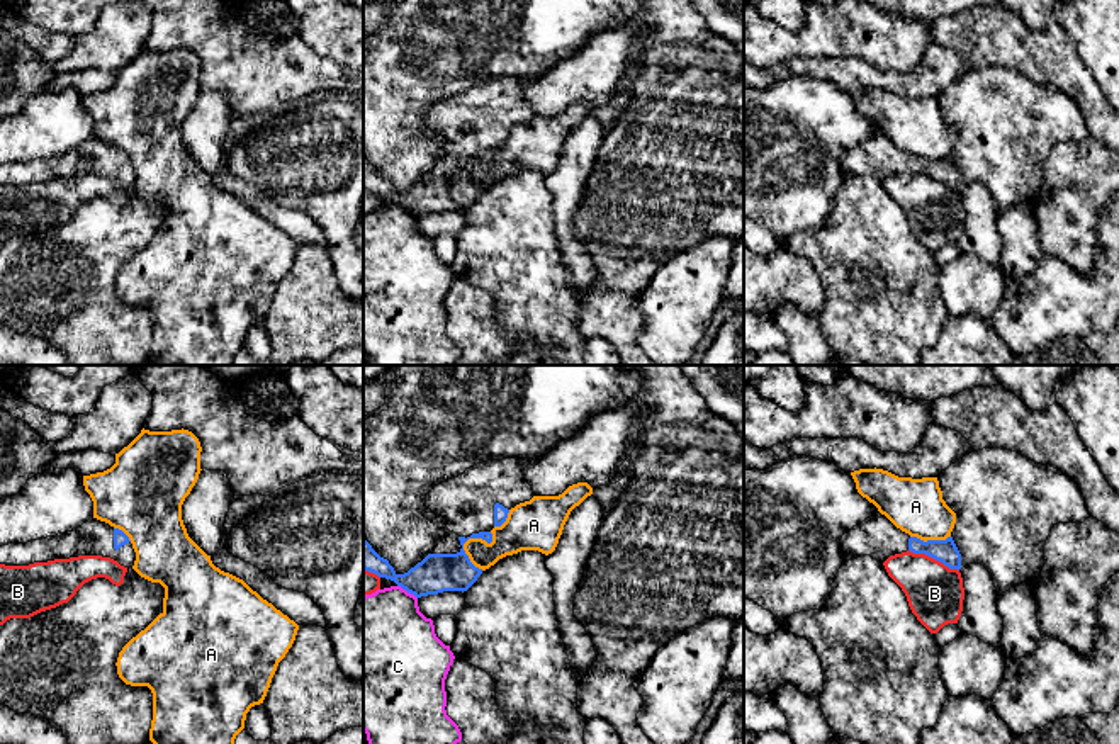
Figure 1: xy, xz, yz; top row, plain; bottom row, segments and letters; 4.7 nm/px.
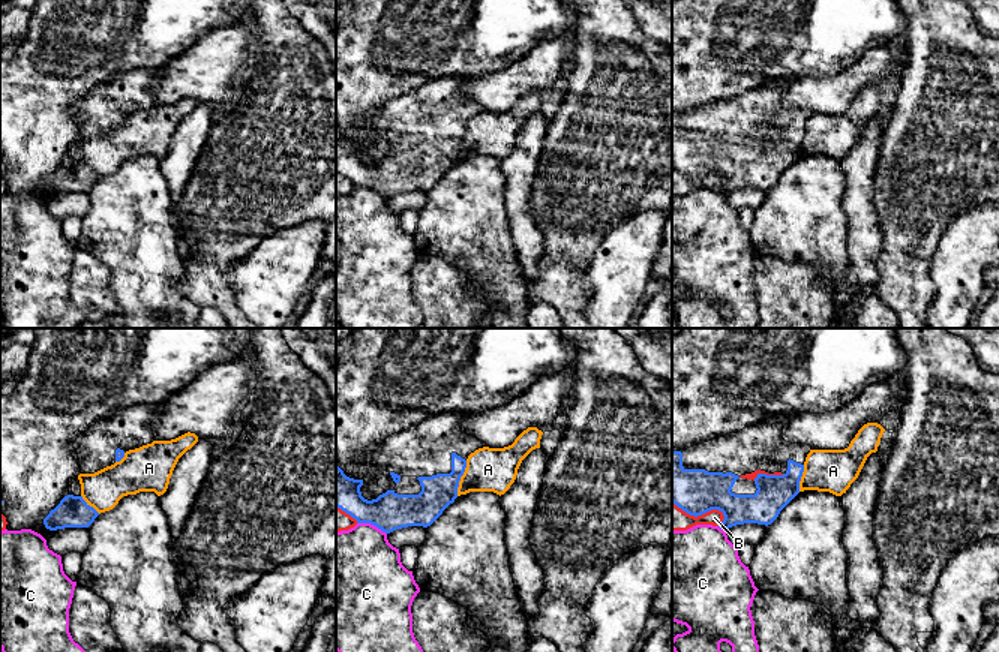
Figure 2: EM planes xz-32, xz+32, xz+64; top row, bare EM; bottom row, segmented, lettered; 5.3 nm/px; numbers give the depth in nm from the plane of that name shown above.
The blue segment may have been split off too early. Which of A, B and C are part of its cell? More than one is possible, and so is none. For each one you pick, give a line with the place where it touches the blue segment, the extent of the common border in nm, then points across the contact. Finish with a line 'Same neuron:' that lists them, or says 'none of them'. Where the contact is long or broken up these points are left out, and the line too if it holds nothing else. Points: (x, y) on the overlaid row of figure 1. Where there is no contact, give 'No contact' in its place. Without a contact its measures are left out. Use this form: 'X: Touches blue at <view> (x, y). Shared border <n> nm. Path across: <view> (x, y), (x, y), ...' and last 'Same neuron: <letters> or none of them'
Same neuron: none of them

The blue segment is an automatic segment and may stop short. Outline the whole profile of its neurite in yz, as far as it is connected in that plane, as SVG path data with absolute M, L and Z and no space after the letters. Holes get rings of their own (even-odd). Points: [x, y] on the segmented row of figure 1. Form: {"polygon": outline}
{"polygon": "M874 511L868 520L846 532L841 538L841 549L846 555L871 555L878 562L910 550L925 554L949 569L961 569L961 554L953 537L924 542L897 528L880 511Z"}

